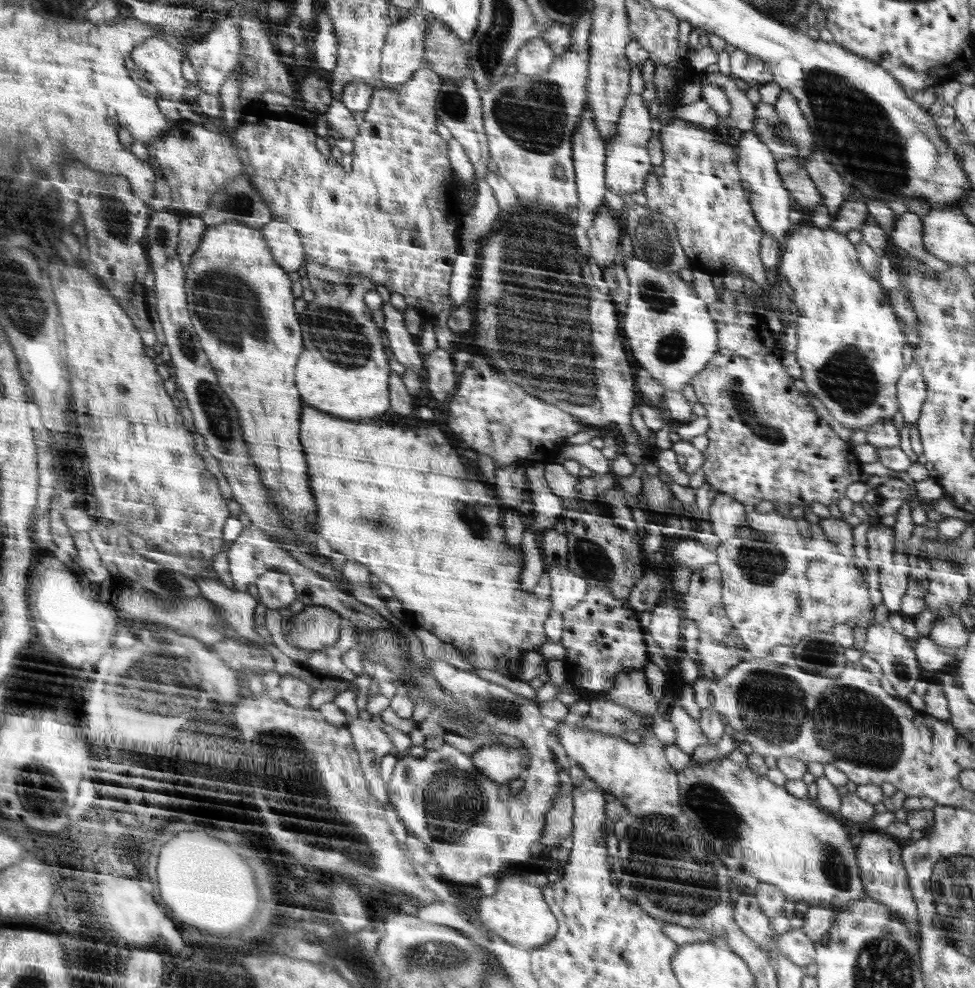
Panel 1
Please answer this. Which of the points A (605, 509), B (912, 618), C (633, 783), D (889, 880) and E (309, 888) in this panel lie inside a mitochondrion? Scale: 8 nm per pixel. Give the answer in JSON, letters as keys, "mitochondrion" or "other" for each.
{"A":"other","B":"other","C":"other","D":"other","E":"other"}

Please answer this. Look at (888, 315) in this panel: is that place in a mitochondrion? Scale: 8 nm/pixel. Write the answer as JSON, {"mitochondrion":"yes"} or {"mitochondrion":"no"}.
{"mitochondrion":"no"}

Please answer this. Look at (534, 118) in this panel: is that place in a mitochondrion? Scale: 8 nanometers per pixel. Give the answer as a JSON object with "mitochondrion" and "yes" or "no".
{"mitochondrion":"yes"}

